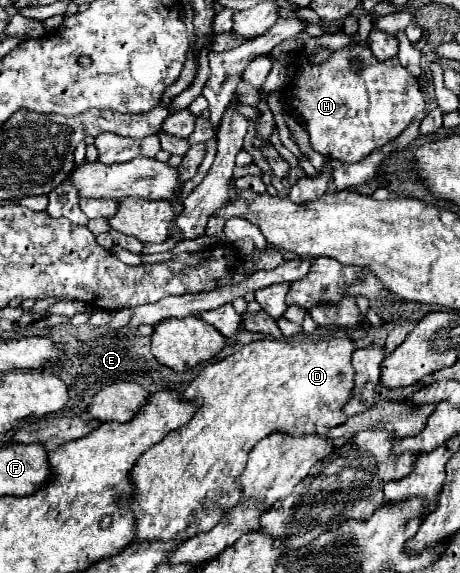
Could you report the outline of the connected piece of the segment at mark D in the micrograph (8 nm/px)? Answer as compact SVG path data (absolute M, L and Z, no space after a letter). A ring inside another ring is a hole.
M336 329L332 335L324 337L324 339L312 339L312 337L302 337L302 339L294 339L294 341L280 341L280 339L260 339L260 341L252 341L248 345L244 345L242 349L238 349L234 355L210 363L206 365L198 377L188 385L188 389L184 391L184 397L202 397L204 405L198 409L198 413L190 419L190 423L186 423L184 427L170 431L158 445L150 447L146 453L140 455L136 467L132 469L132 479L136 483L136 491L132 495L132 509L134 509L134 517L138 523L138 531L136 531L136 541L186 541L190 537L194 537L196 533L202 531L210 531L238 501L240 501L240 487L236 487L236 475L240 475L240 471L244 471L244 463L248 461L248 451L252 451L252 447L268 437L274 431L284 431L284 433L316 433L316 435L326 435L332 427L342 425L348 417L342 413L342 407L350 401L352 389L354 389L354 367L352 367L352 353L356 351L352 335L348 329Z

